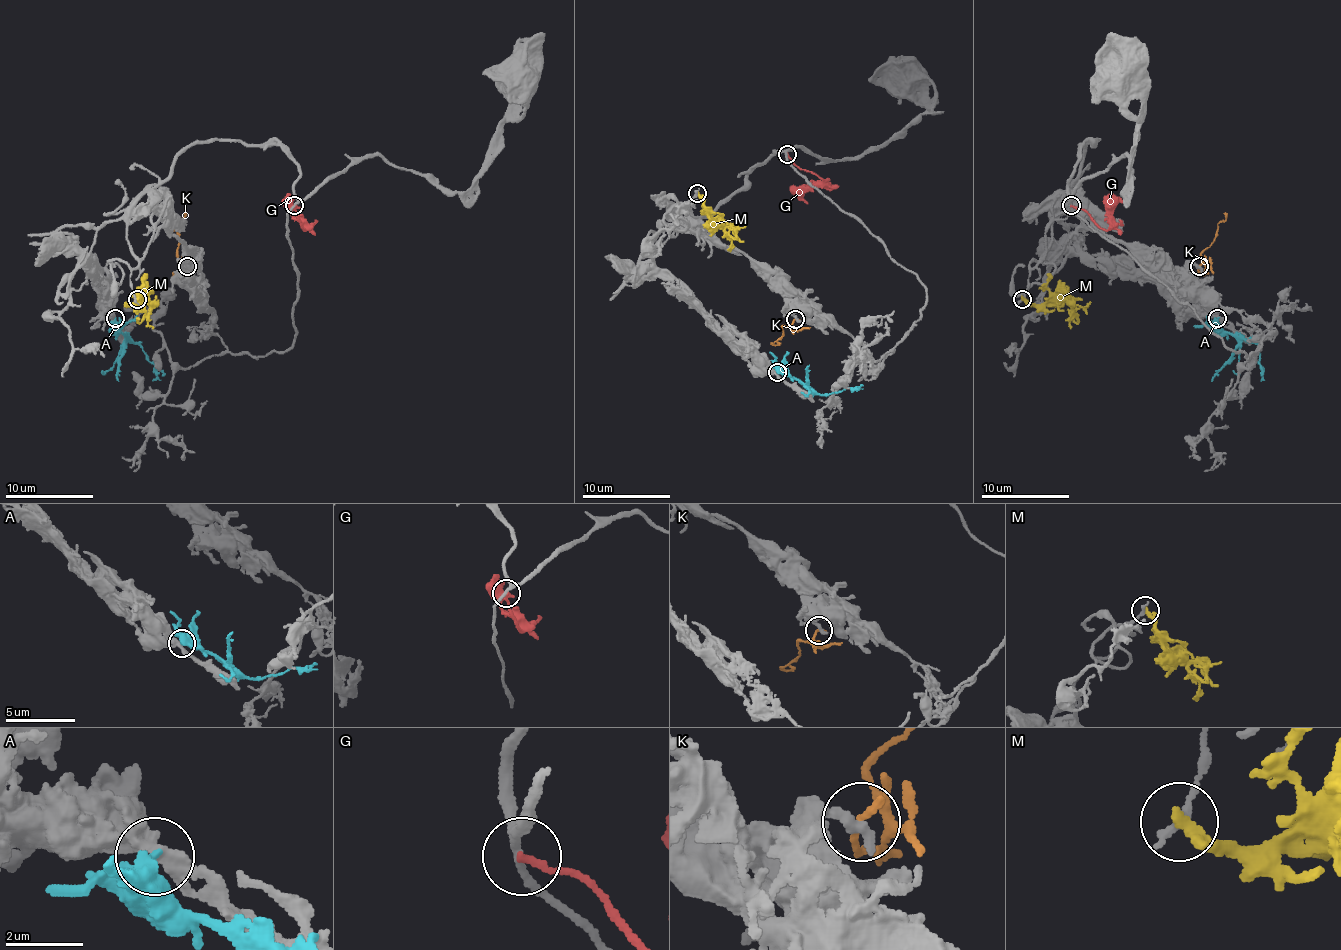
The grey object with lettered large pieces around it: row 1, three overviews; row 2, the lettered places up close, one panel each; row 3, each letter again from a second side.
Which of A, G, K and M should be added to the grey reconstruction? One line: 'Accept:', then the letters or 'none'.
Accept: none

